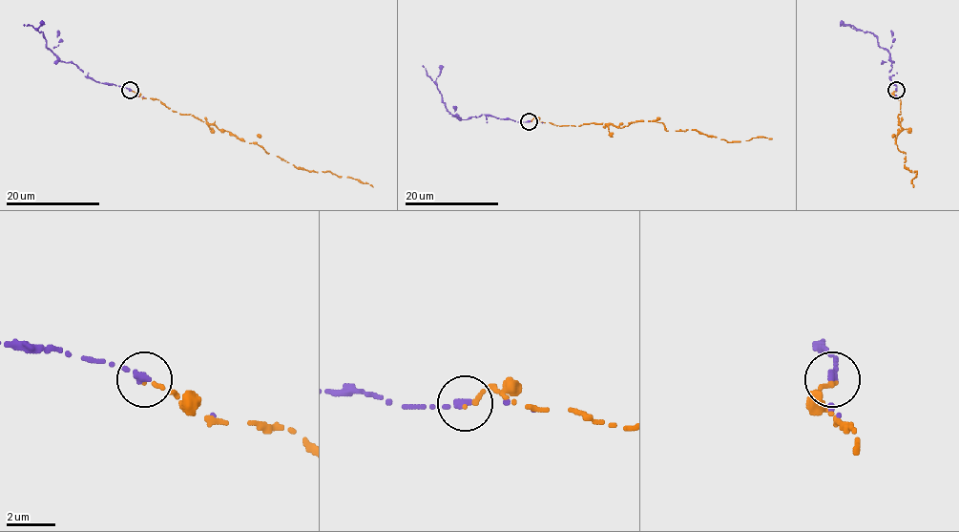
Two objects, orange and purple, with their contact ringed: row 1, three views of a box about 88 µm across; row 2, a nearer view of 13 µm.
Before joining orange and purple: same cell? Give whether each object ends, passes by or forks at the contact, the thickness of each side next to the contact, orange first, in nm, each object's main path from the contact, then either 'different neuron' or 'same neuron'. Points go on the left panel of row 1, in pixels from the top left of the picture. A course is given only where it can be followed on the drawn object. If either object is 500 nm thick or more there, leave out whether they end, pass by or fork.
orange ends there; purple ends there; 140 nm thick on the orange side, 320 nm on the other; orange runs (130, 91), (161, 101), (172, 111), (214, 123), (249, 143), (257, 143), (297, 168), (329, 171), (372, 186); purple runs (130, 90), (87, 78), (75, 64), (63, 61), (46, 47), (44, 33), (31, 26), (24, 26); same neuron

